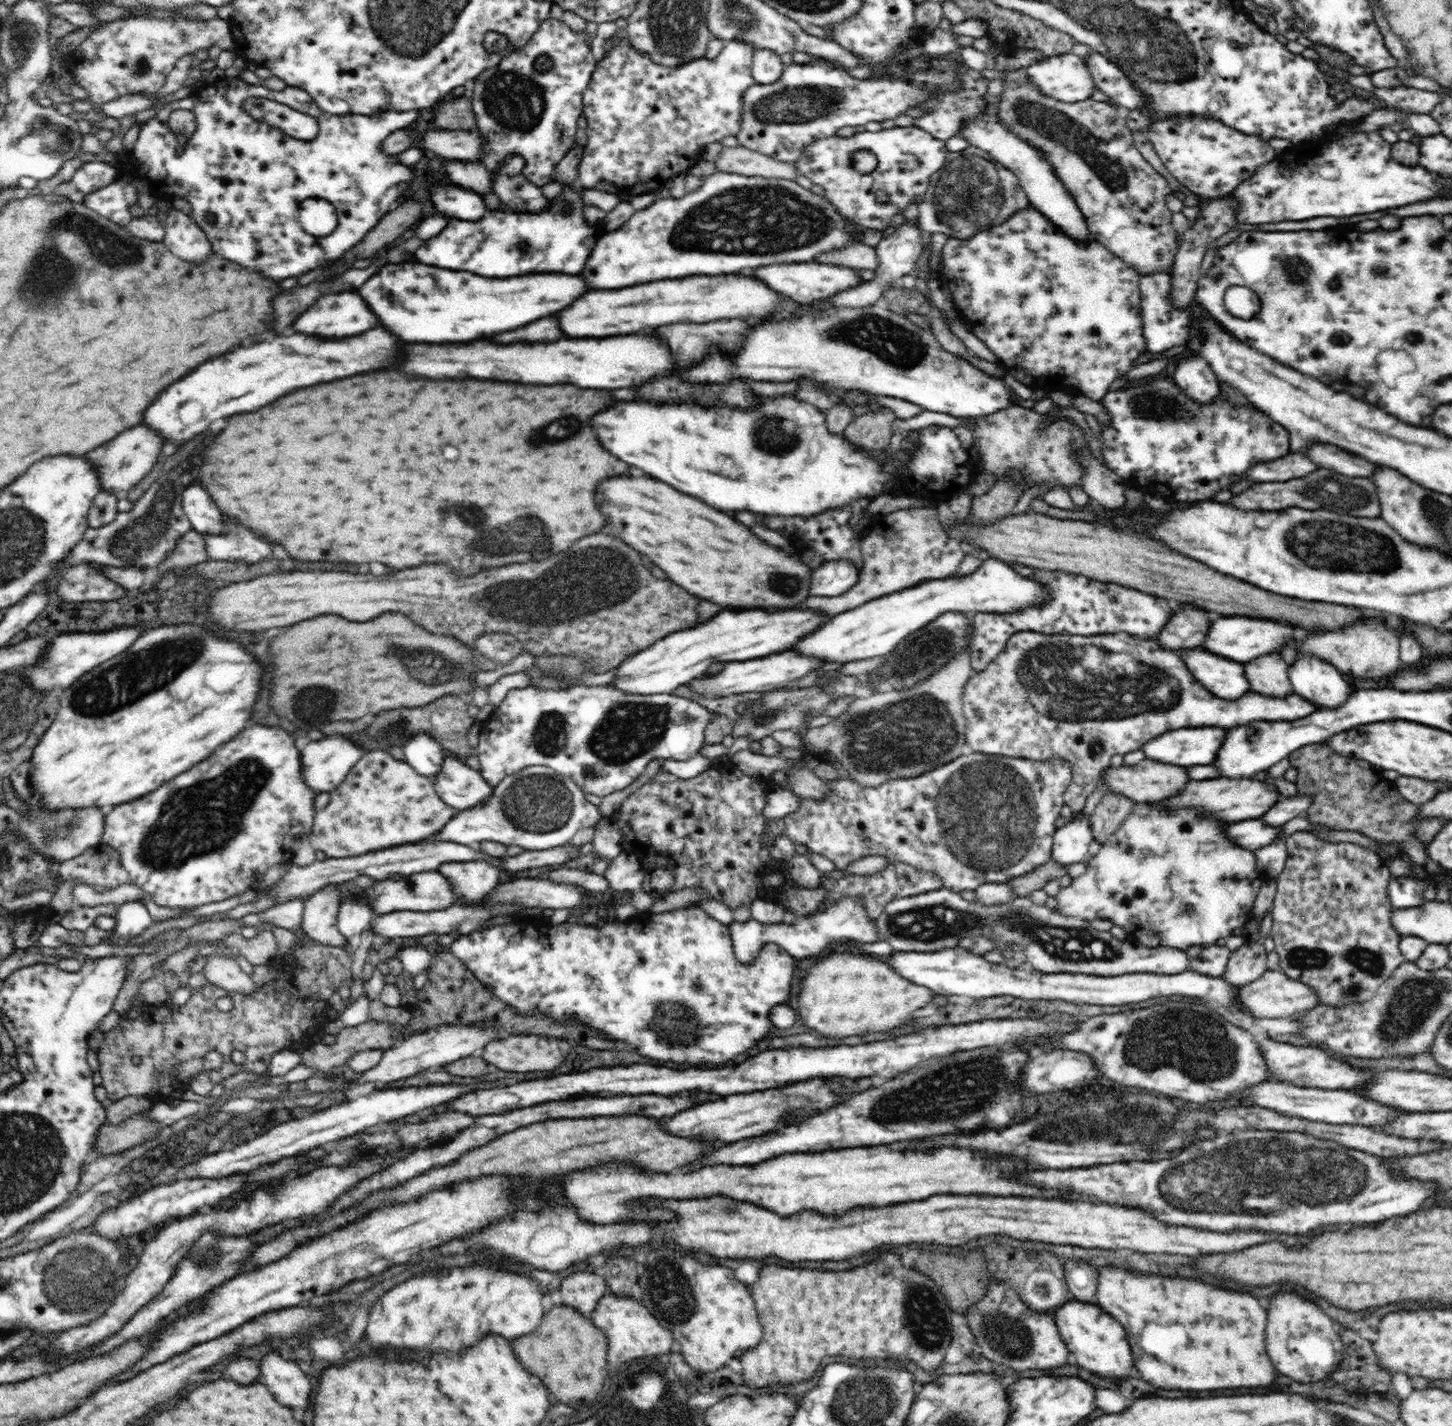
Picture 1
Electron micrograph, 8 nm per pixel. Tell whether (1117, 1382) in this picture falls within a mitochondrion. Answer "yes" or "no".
no

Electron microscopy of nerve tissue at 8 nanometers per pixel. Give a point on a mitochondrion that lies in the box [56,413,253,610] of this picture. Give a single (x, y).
(138, 537)

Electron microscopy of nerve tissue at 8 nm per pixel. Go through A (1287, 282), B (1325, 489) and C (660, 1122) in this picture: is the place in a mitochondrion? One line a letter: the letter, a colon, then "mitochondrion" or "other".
A: mitochondrion
B: mitochondrion
C: other

